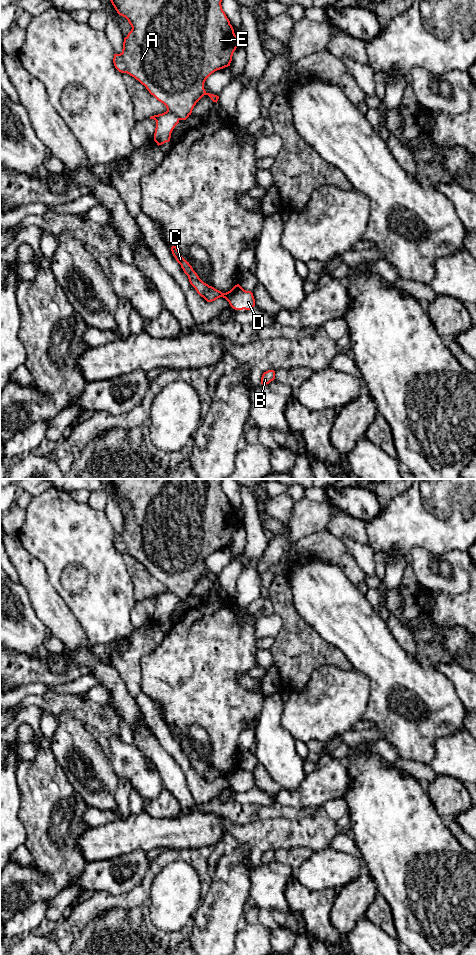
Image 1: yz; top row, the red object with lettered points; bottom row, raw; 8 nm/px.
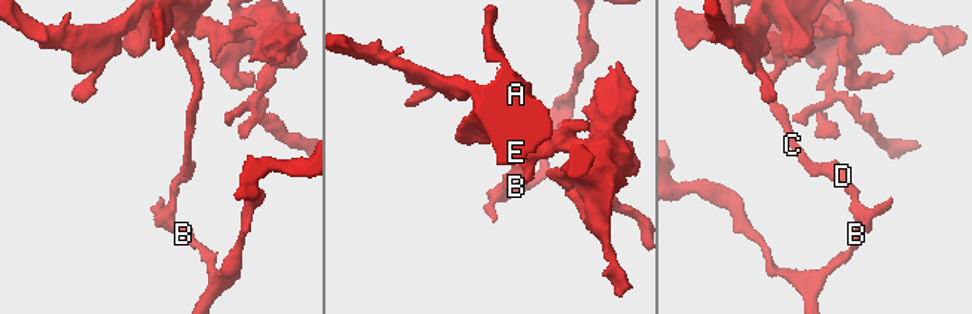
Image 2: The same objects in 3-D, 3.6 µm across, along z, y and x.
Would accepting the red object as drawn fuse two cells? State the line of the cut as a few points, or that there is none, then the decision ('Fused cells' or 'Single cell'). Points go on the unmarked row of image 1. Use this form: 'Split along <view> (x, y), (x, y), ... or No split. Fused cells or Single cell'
Split along yz (167, 590), (179, 599). Fused cells

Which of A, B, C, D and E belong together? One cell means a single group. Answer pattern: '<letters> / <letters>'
A E / B C D

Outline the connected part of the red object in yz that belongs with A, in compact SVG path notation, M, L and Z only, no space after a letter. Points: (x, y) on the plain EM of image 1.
M109 479L117 493L125 497L132 509L124 518L123 529L120 534L114 534L113 543L115 548L121 553L127 553L138 560L146 567L151 575L163 583L167 591L176 595L179 600L186 600L192 593L196 583L204 576L208 575L213 582L218 581L219 576L207 573L204 569L206 559L215 551L230 546L232 536L236 528L240 525L238 517L230 504L225 492L222 489L222 479Z

